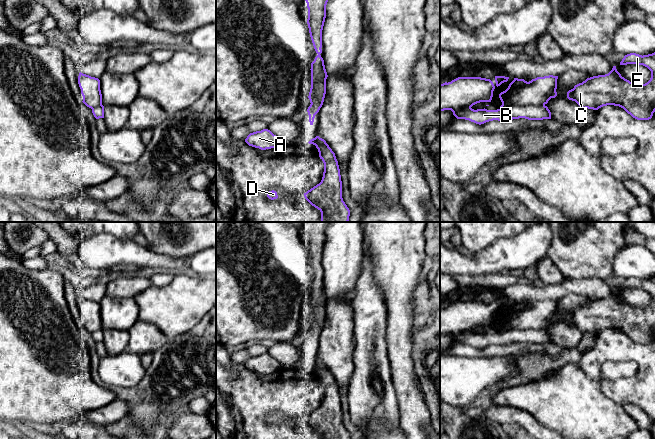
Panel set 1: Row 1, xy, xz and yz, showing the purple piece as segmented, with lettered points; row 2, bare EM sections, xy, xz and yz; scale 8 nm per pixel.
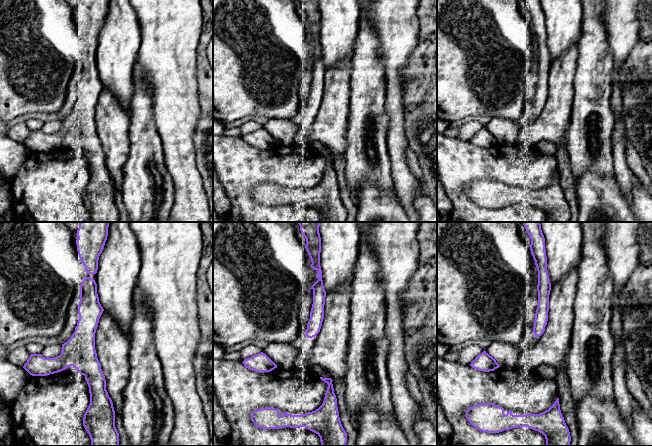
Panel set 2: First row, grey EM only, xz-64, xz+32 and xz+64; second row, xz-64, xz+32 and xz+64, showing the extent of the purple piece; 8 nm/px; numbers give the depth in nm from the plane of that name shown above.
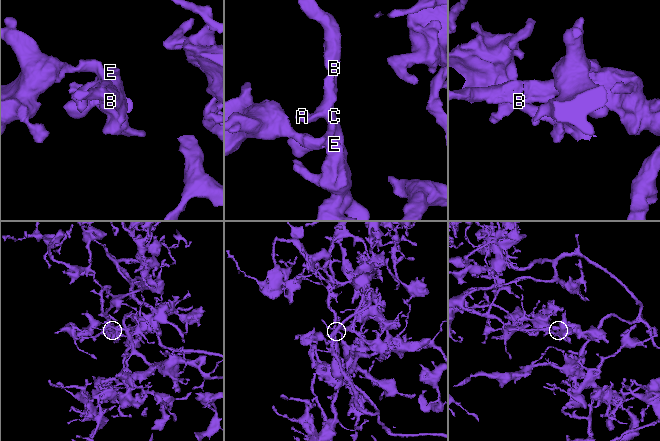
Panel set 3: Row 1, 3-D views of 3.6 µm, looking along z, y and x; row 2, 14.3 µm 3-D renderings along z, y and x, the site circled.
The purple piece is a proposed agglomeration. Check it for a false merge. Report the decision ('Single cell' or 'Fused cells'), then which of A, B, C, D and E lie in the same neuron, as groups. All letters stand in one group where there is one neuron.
Single cell. Groups: A B C D E

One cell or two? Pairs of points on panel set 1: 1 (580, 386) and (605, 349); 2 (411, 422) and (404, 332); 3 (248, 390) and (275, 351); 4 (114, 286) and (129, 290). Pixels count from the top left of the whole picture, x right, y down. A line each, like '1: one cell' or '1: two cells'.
1: two cells
2: one cell
3: two cells
4: one cell

